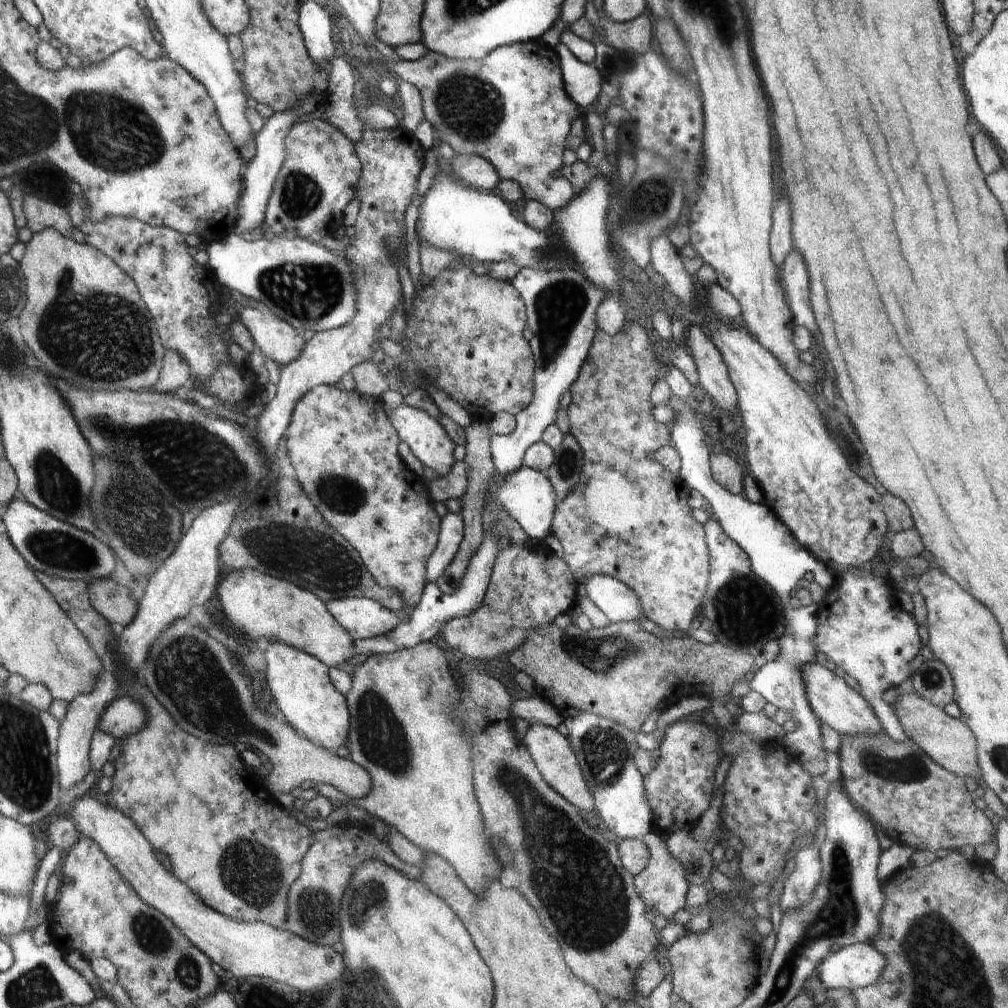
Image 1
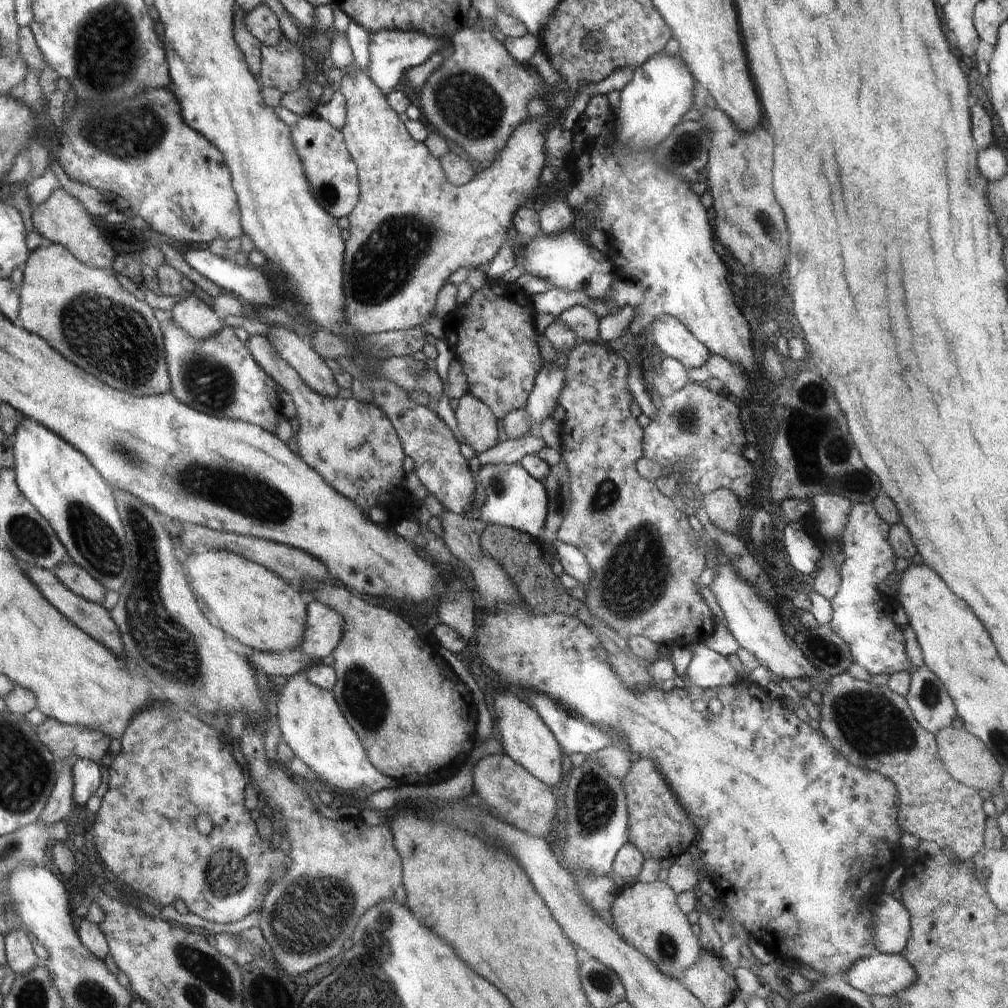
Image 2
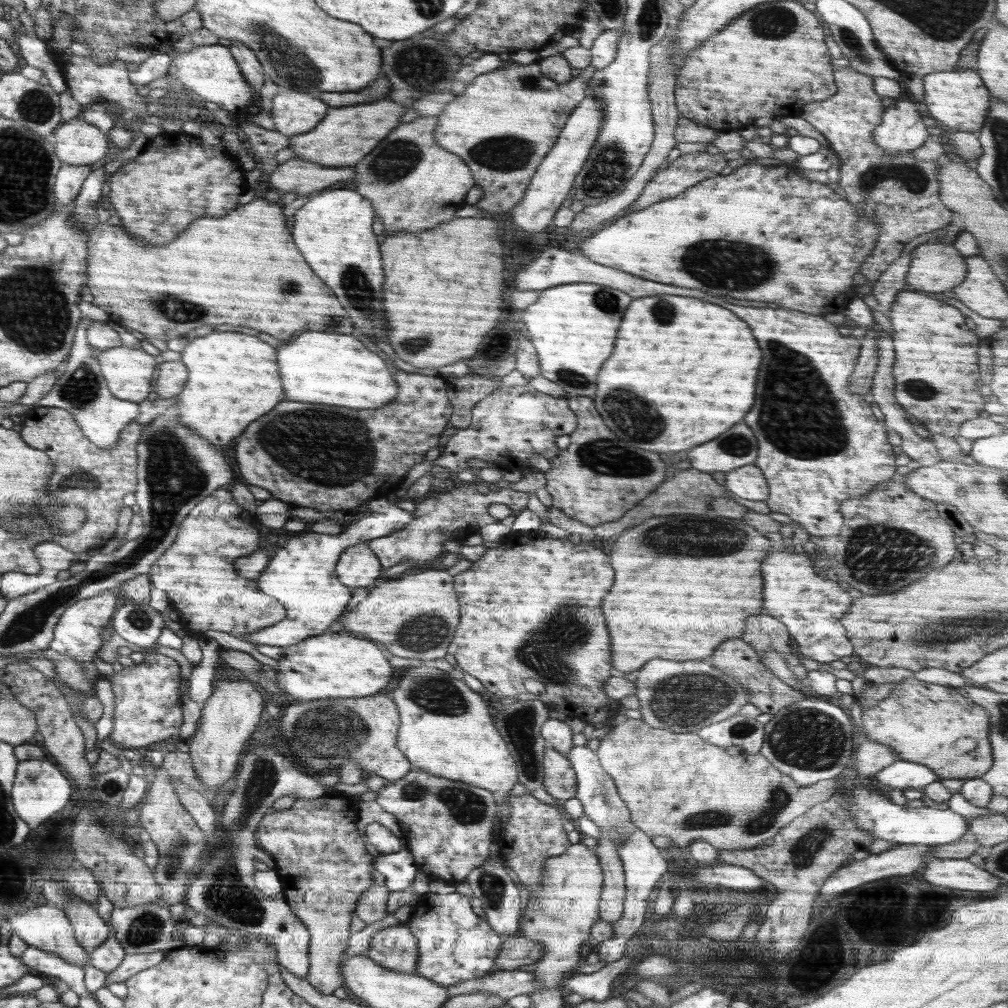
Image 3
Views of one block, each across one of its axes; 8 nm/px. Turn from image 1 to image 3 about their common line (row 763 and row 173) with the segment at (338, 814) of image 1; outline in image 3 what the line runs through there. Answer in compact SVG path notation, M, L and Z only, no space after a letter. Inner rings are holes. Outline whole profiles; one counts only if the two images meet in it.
M437 116L417 117L409 123L402 122L354 166L356 177L352 189L371 203L375 218L382 222L383 233L387 236L396 232L420 234L424 230L432 230L442 222L454 220L456 212L467 204L464 196L474 186L474 180L468 166L456 154L436 144L436 125Z

